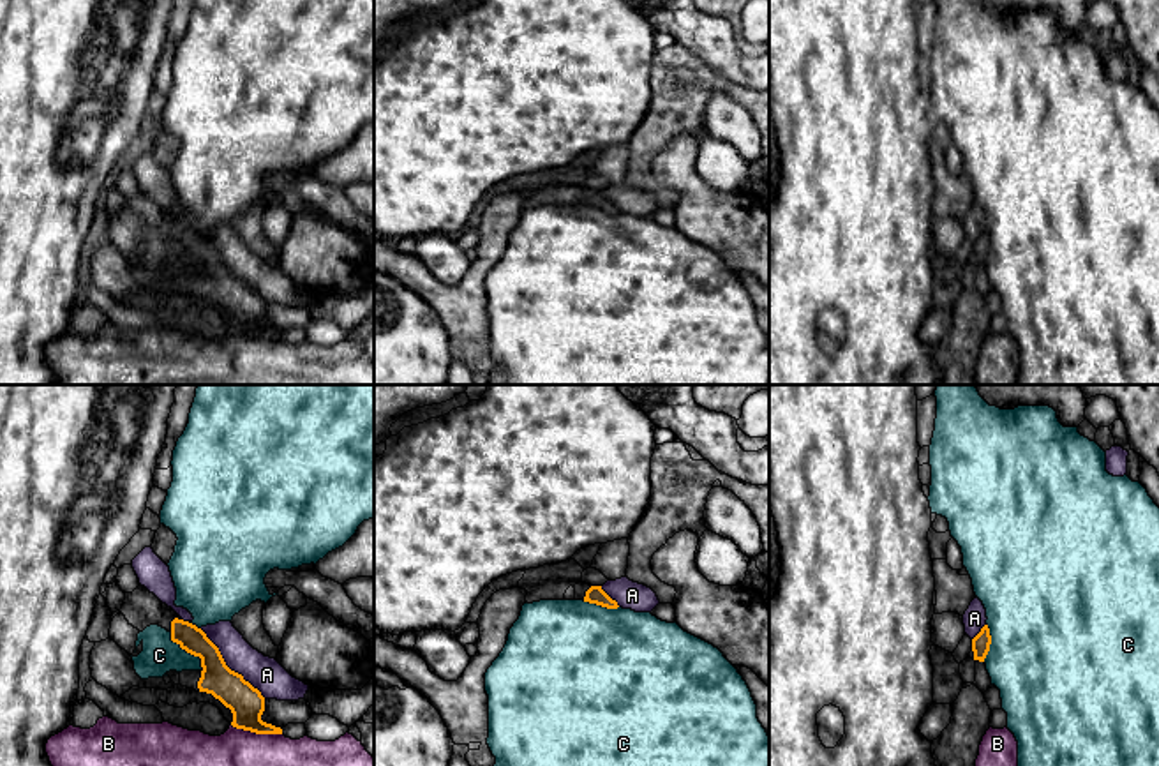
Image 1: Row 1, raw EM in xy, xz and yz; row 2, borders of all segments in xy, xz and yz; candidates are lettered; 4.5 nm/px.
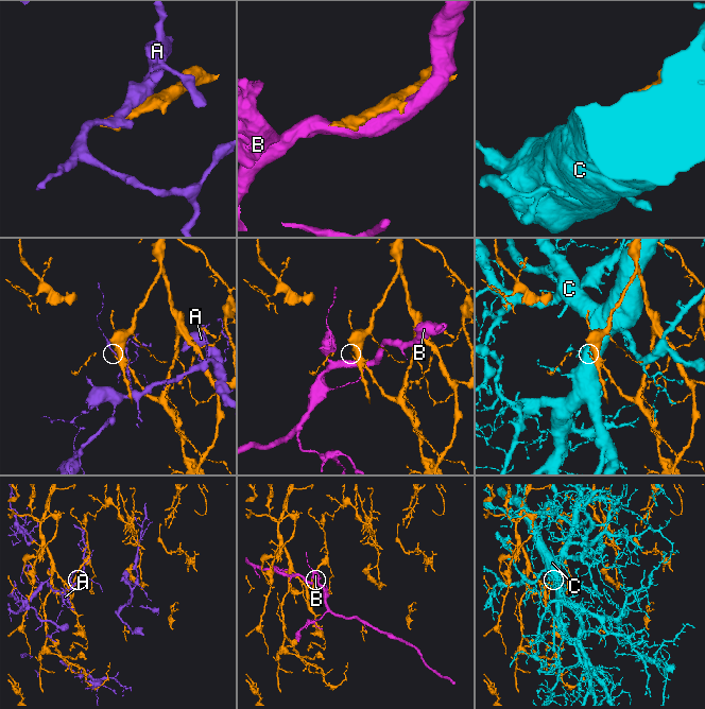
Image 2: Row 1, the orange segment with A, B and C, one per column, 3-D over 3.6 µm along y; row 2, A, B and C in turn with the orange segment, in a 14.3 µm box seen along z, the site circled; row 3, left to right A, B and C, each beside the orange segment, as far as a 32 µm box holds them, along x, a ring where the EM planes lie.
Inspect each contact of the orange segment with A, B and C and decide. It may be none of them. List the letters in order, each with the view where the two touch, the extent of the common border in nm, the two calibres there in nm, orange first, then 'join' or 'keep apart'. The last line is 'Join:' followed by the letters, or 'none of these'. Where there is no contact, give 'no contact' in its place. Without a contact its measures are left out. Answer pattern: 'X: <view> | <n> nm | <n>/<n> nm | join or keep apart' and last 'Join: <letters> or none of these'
A: xy | 440 nm | 160/160 nm | keep apart
B: xy | 240 nm | 160/170 nm | keep apart
C: xy | 240 nm | 150/170 nm | keep apart
Join: none of these

